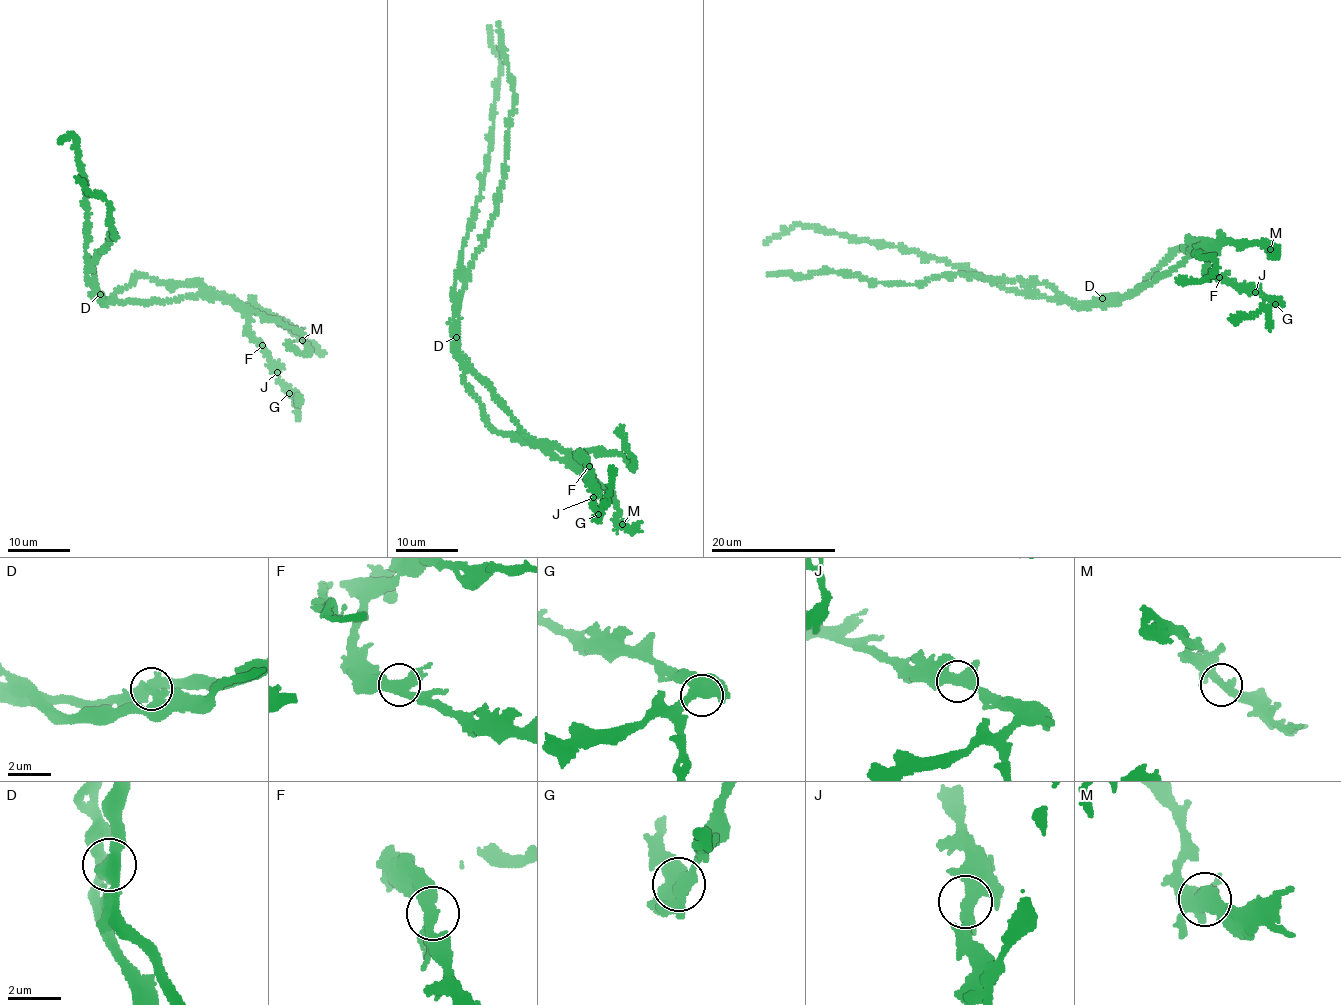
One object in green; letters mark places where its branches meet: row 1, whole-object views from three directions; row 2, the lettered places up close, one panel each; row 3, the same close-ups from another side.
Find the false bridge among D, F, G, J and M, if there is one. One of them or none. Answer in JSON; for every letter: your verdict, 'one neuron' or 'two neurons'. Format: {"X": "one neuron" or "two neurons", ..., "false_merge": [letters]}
{"D": "two neurons", "F": "one neuron", "G": "one neuron", "J": "one neuron", "M": "one neuron", "false_merge": ["D"]}

